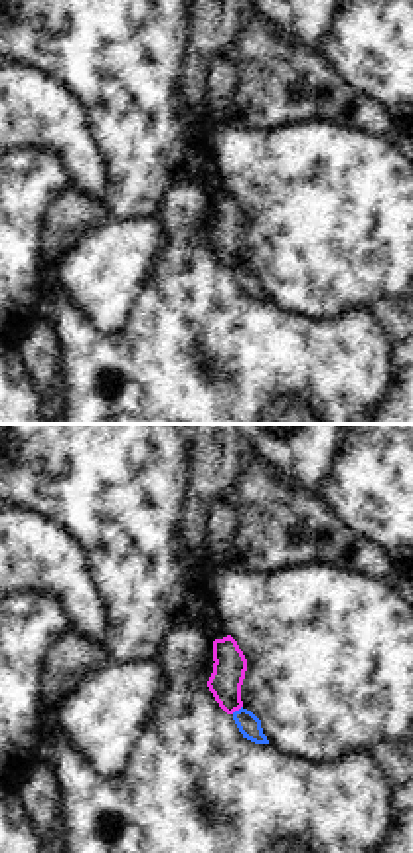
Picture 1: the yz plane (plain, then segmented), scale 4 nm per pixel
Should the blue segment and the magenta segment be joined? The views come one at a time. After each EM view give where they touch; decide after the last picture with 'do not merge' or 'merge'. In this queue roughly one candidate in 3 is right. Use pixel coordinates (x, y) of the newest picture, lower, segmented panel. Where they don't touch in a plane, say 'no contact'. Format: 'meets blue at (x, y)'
meets blue at (236, 711)

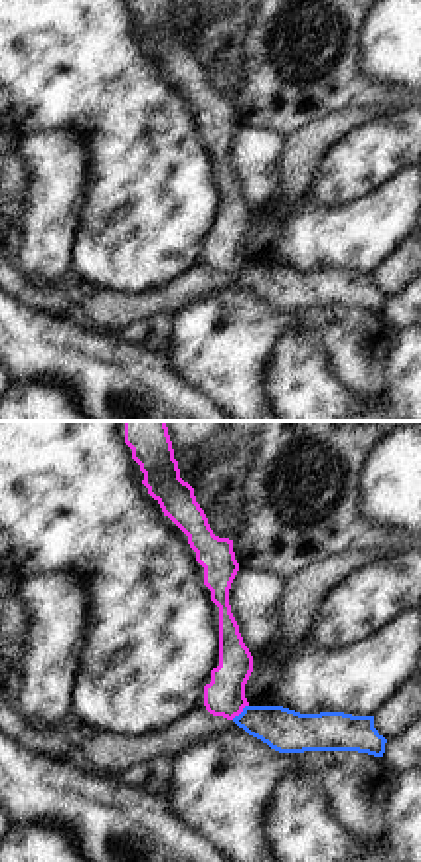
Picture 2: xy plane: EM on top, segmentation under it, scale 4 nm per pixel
meets blue at (242, 712)

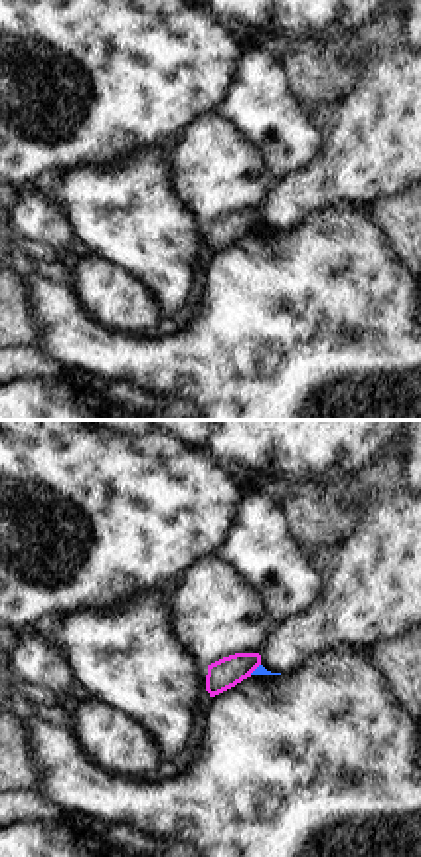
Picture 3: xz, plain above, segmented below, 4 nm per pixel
meets blue at (255, 669)

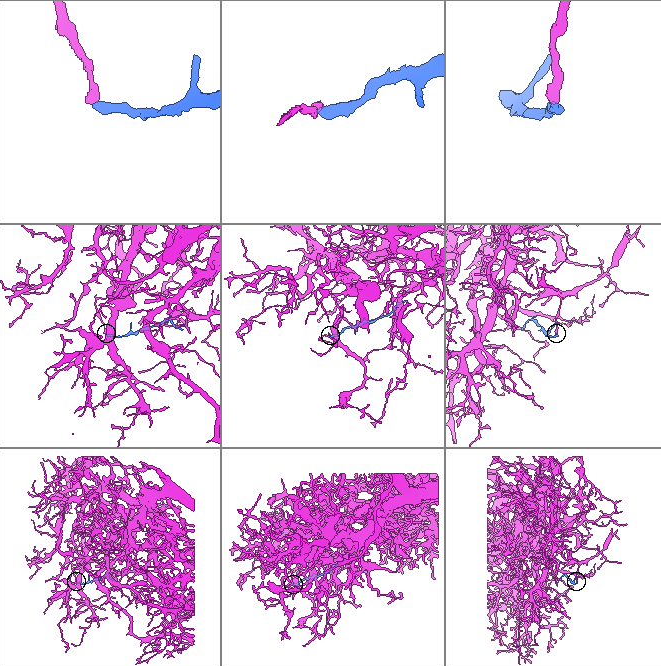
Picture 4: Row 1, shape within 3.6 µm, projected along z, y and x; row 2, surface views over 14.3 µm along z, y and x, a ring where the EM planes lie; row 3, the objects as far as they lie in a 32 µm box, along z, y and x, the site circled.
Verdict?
do not merge

